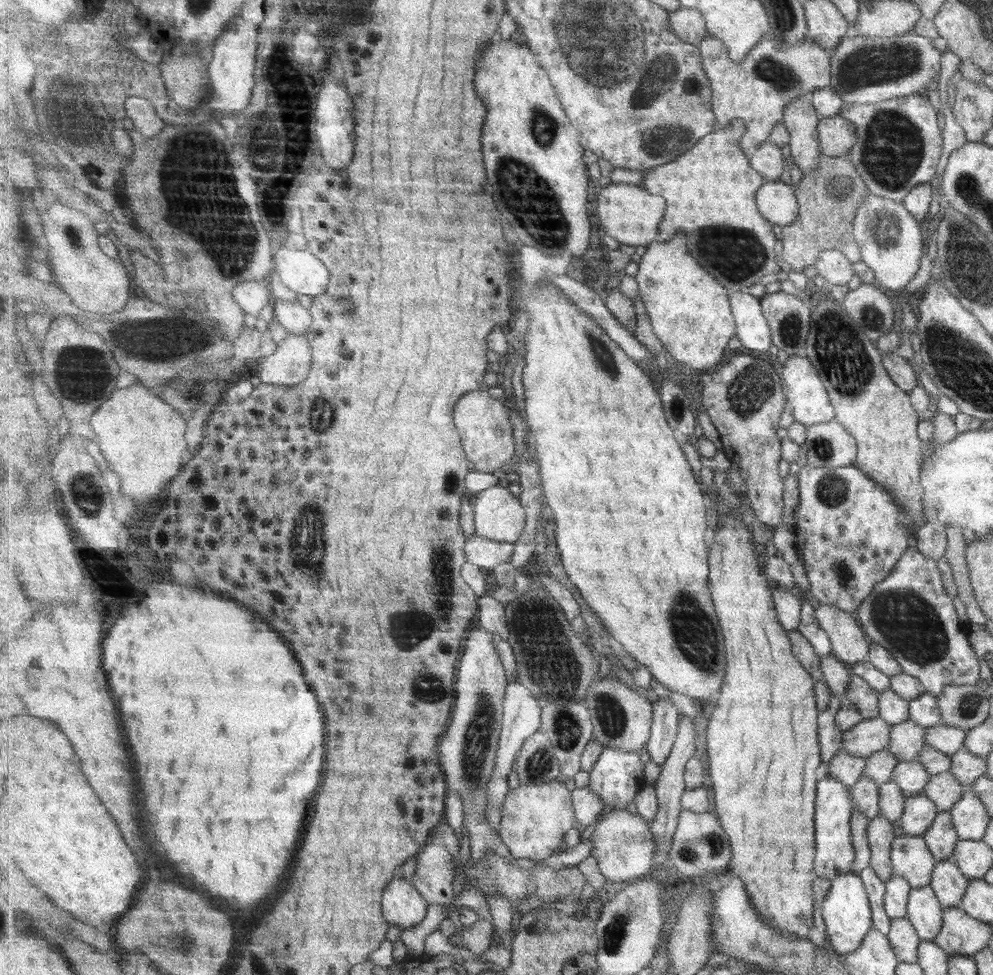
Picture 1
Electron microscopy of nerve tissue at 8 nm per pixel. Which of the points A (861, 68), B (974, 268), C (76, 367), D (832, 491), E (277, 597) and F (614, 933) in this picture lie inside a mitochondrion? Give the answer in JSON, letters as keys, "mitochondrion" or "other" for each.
{"A":"mitochondrion","B":"mitochondrion","C":"mitochondrion","D":"mitochondrion","E":"other","F":"mitochondrion"}

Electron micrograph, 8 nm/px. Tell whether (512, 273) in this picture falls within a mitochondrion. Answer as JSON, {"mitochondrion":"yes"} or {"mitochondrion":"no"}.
{"mitochondrion":"no"}

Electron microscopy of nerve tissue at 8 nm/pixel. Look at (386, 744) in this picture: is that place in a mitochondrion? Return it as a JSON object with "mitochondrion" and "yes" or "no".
{"mitochondrion":"no"}

